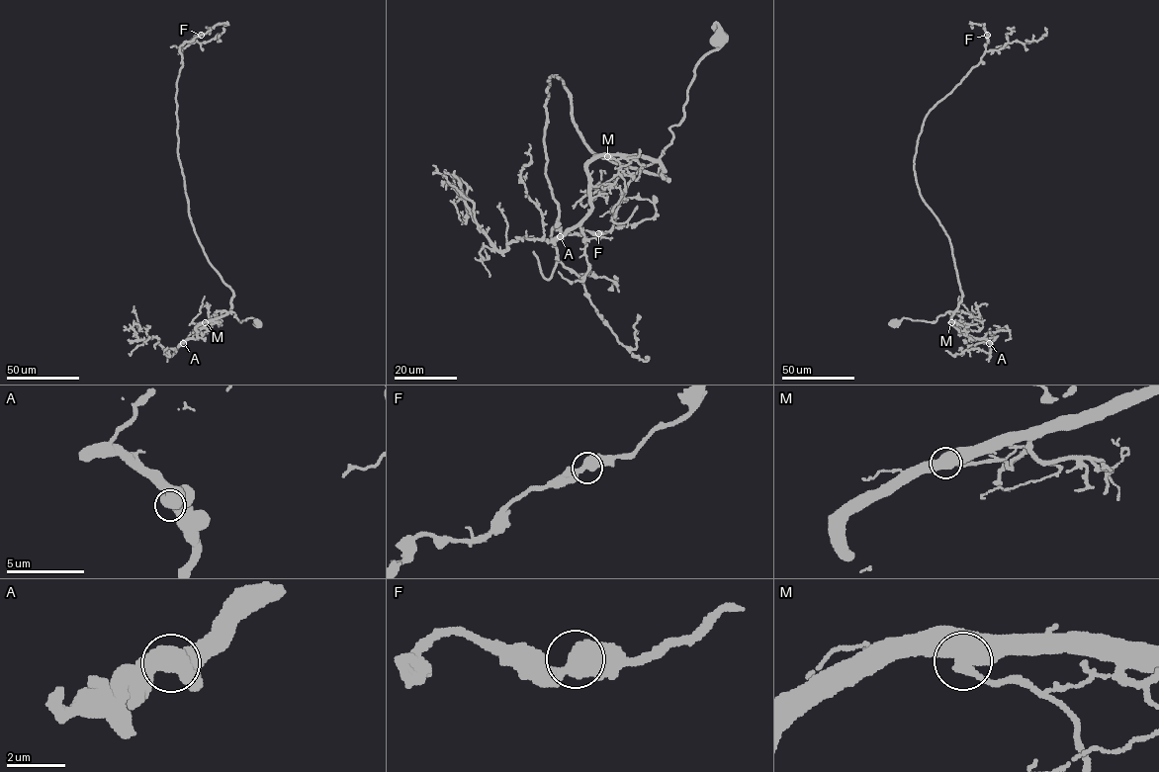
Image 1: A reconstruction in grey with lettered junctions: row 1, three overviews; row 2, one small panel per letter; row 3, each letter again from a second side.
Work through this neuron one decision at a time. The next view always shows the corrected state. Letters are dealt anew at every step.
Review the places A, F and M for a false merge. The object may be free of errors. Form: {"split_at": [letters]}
{"split_at": []}

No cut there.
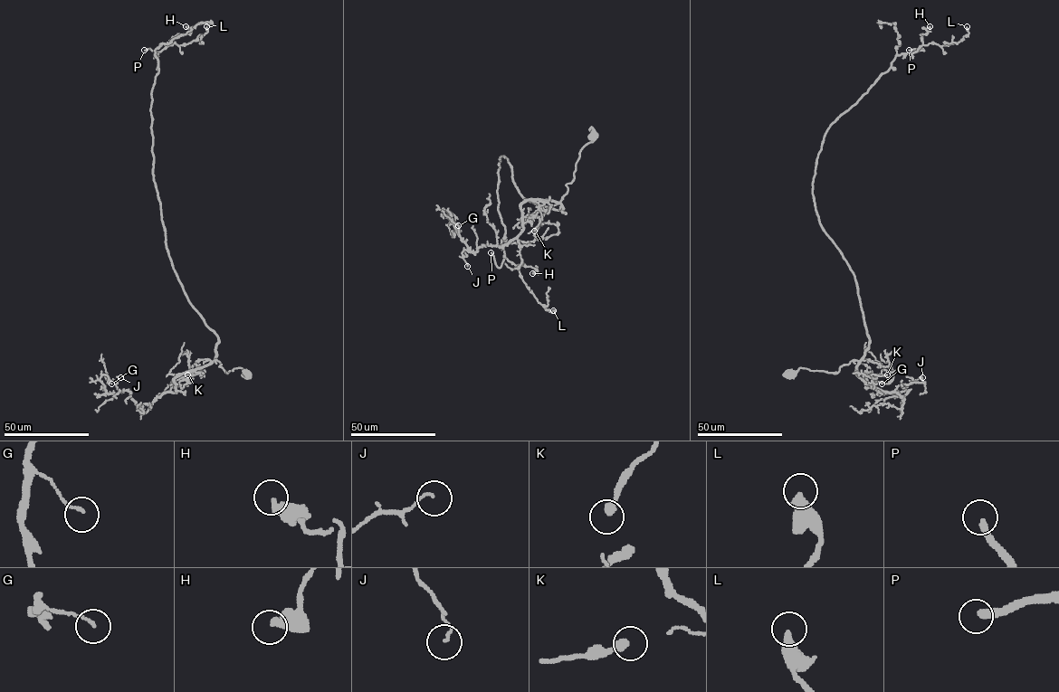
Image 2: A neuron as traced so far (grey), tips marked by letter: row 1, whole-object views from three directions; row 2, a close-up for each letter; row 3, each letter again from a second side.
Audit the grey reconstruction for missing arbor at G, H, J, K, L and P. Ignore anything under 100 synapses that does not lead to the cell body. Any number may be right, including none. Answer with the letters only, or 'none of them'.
P

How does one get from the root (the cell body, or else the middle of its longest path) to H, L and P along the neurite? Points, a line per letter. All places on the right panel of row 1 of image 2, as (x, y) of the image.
H: (792, 374), (836, 374), (868, 346), (854, 276), (815, 209), (815, 162), (829, 127), (930, 26)
L: (792, 374), (836, 374), (868, 346), (854, 276), (813, 194), (826, 130), (896, 56), (957, 42), (967, 26)
P: (792, 374), (836, 374), (868, 346), (813, 181), (826, 130), (896, 56), (924, 50), (909, 50)

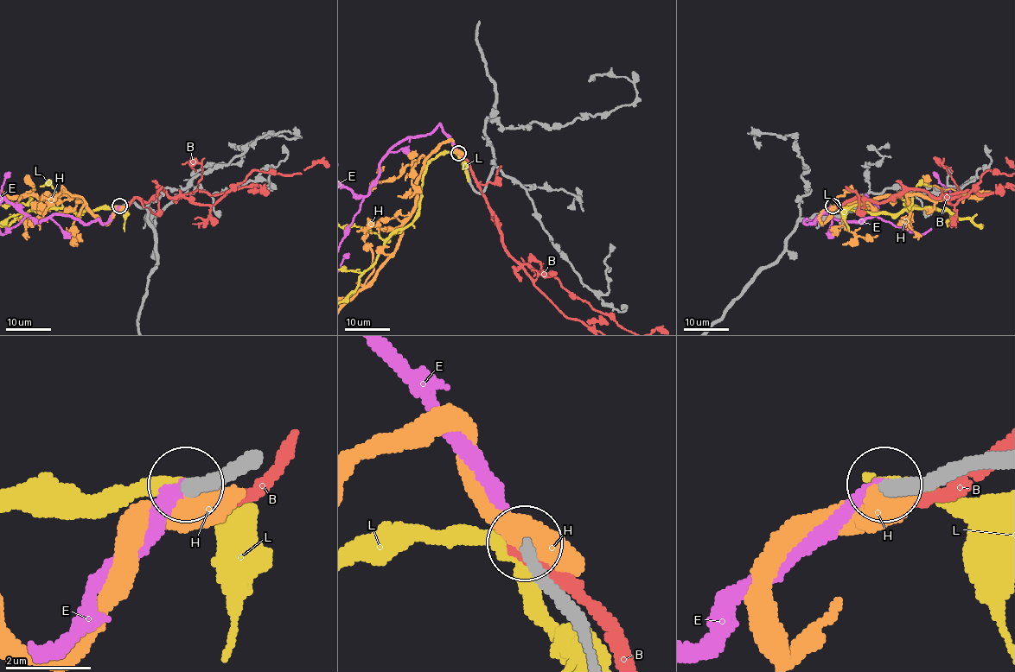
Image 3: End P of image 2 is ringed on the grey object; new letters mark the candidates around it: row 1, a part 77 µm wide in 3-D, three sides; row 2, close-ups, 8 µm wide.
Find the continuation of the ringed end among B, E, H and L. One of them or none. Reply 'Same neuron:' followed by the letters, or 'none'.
Same neuron: E

